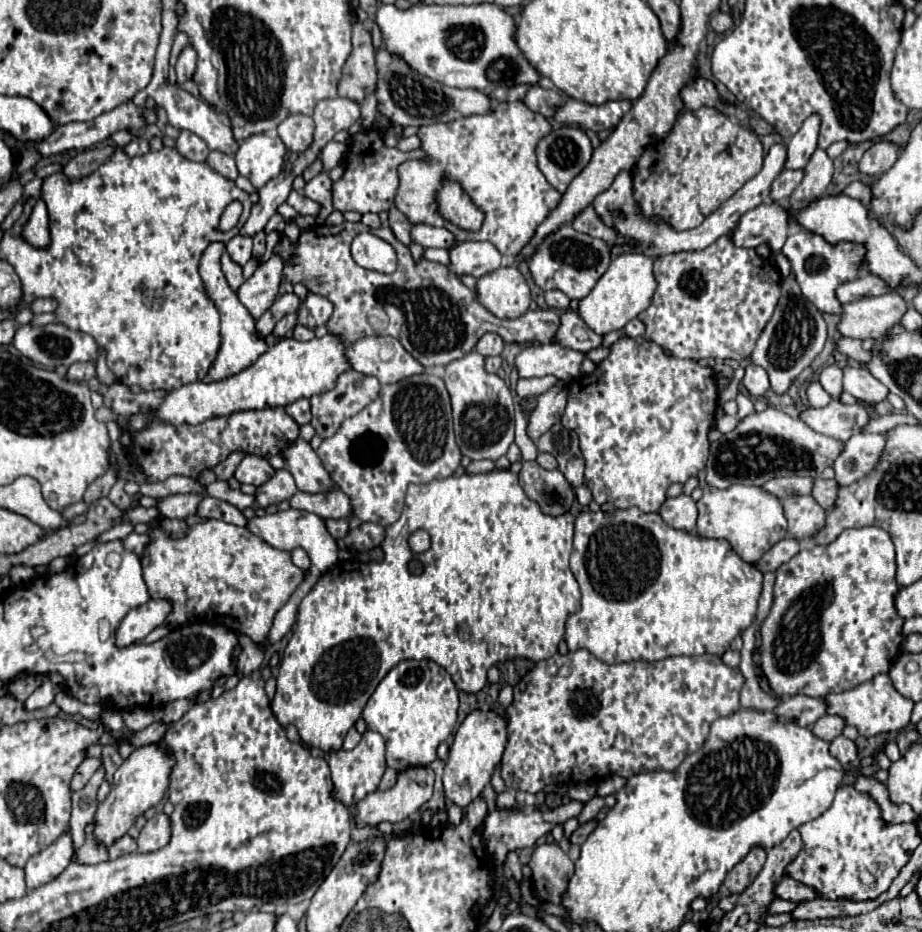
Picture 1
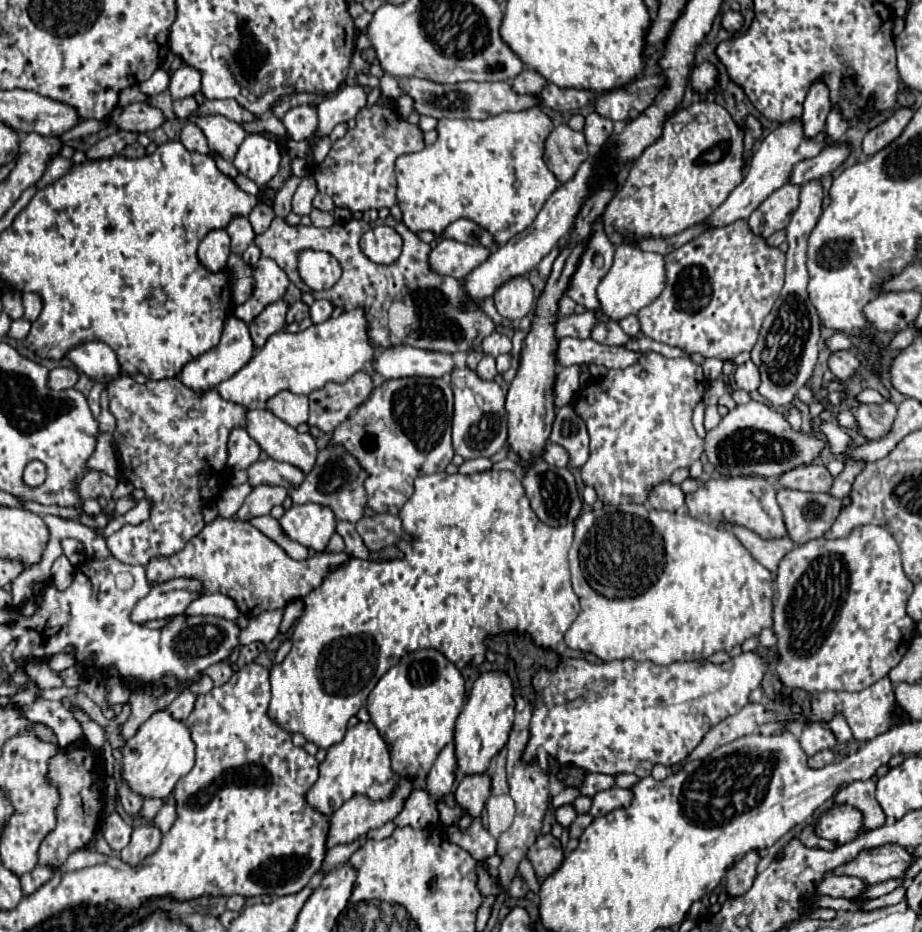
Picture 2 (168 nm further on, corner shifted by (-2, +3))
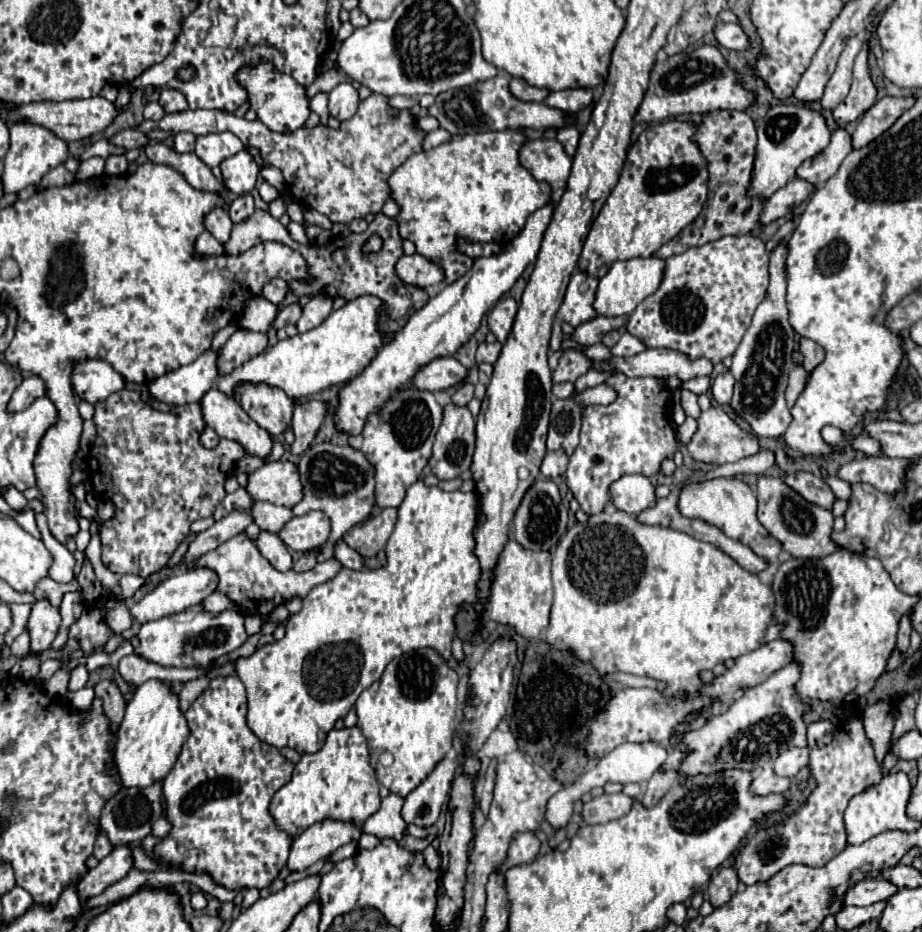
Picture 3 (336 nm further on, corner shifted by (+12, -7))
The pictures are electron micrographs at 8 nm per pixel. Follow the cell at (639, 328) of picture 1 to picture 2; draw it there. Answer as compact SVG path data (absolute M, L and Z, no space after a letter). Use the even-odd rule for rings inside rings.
M630 315L630 317L622 319L622 321L620 321L620 327L622 327L624 333L628 333L630 337L634 337L634 335L640 333L640 323L638 323L638 317L636 317L636 315Z

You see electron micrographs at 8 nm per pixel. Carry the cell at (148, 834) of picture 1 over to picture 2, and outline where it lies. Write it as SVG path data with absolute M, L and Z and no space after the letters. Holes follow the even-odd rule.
M142 823L134 827L132 841L120 851L122 861L130 865L138 865L144 857L154 853L162 841L162 833L154 823Z

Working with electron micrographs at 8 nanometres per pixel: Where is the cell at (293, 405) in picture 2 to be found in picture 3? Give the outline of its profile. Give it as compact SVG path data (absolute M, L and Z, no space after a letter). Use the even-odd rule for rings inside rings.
M244 383L244 387L236 387L234 399L248 413L252 421L264 427L270 435L280 435L292 421L294 401L280 391L280 387L252 387L252 383Z

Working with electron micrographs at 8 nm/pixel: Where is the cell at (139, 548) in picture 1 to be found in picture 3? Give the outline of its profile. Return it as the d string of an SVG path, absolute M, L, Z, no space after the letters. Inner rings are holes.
M122 389L122 391L112 393L106 401L98 401L98 403L96 403L96 413L94 413L94 423L96 423L98 435L96 435L96 443L94 443L94 447L92 447L92 451L90 451L90 461L94 463L94 465L92 465L94 469L88 469L88 481L90 481L92 489L94 489L94 493L98 493L100 497L104 495L104 497L108 497L108 499L114 503L114 511L116 511L116 515L114 515L112 519L104 521L104 523L102 523L102 529L100 529L100 539L102 539L102 563L104 563L110 571L114 571L114 573L130 573L130 575L138 575L138 577L148 577L150 573L158 571L162 565L166 565L166 563L170 561L172 553L178 549L178 545L180 545L180 543L184 541L184 537L188 535L188 529L190 529L190 523L192 523L192 521L202 519L202 517L210 517L210 515L214 513L216 505L218 505L218 503L224 499L224 495L226 495L226 491L224 491L224 481L226 481L226 477L228 477L230 471L234 469L236 461L240 461L240 459L246 455L246 451L244 451L244 447L242 447L240 443L236 443L236 441L220 439L218 447L214 447L214 449L212 449L212 455L208 455L208 459L206 459L206 453L210 453L210 451L204 449L204 447L200 445L200 441L198 441L202 429L206 427L206 425L204 425L204 419L202 419L202 413L200 413L200 403L190 403L190 405L172 407L170 413L162 413L162 411L150 407L148 403L144 403L144 401L140 399L140 393L128 391L128 389Z

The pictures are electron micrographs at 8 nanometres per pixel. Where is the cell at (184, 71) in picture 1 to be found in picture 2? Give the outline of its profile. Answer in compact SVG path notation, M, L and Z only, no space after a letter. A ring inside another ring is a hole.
M182 63L180 69L176 69L170 77L172 99L184 99L196 95L198 91L200 91L200 73L194 67Z

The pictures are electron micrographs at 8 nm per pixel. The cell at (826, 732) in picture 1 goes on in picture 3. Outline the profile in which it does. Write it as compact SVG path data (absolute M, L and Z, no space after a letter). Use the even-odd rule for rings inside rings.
M794 747L778 755L778 759L774 761L774 773L780 777L792 779L806 765L808 765L808 747L804 749Z

